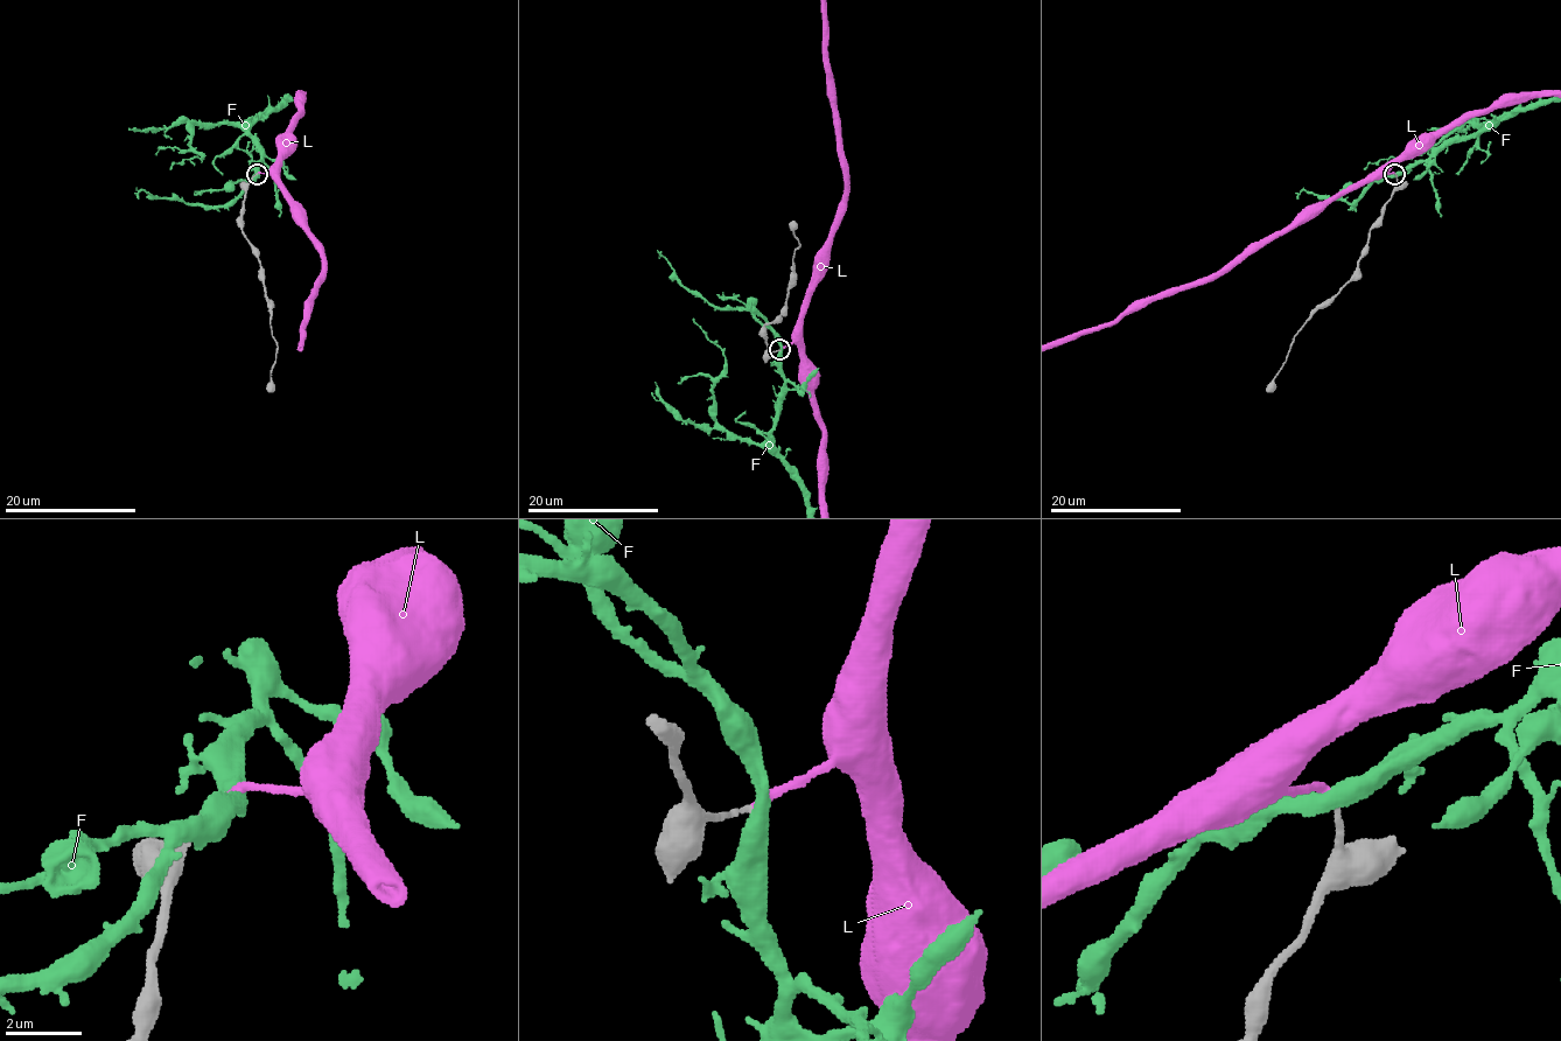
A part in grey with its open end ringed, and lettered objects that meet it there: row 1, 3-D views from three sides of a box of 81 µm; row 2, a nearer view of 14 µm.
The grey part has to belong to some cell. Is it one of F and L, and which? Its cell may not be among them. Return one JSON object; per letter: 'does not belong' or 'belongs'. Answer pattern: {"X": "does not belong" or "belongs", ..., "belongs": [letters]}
{"F": "does not belong", "L": "belongs", "belongs": ["L"]}

